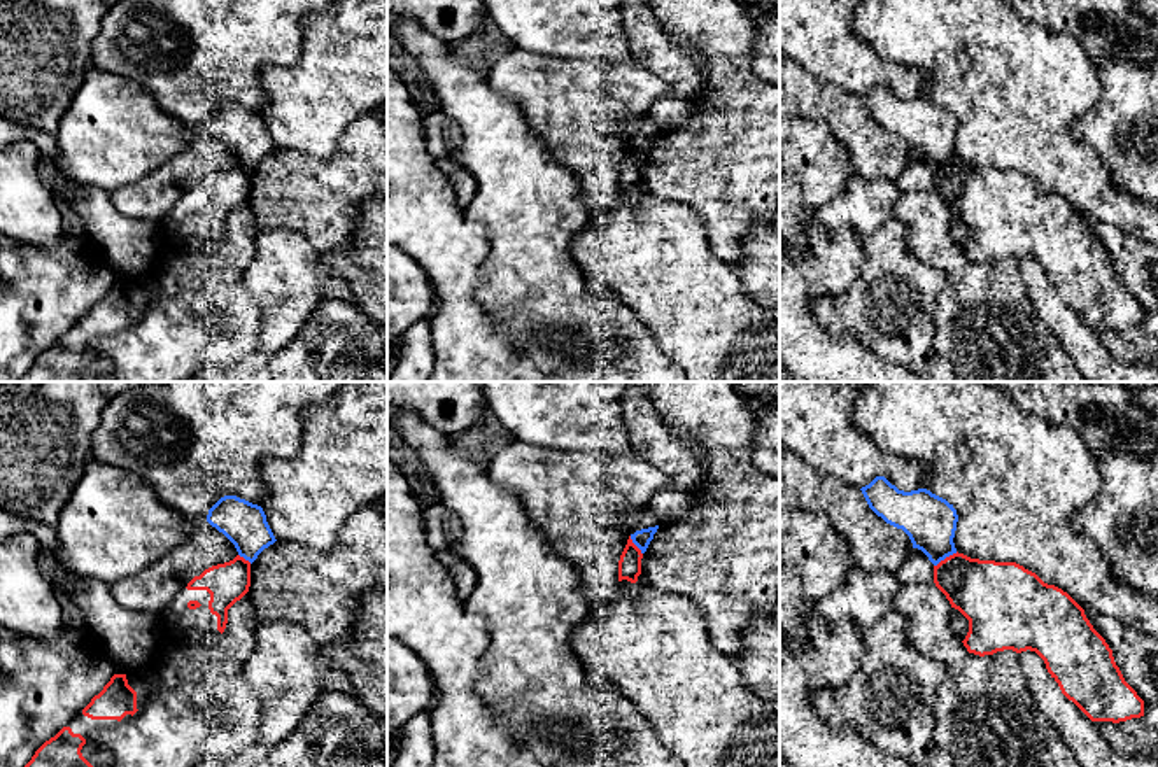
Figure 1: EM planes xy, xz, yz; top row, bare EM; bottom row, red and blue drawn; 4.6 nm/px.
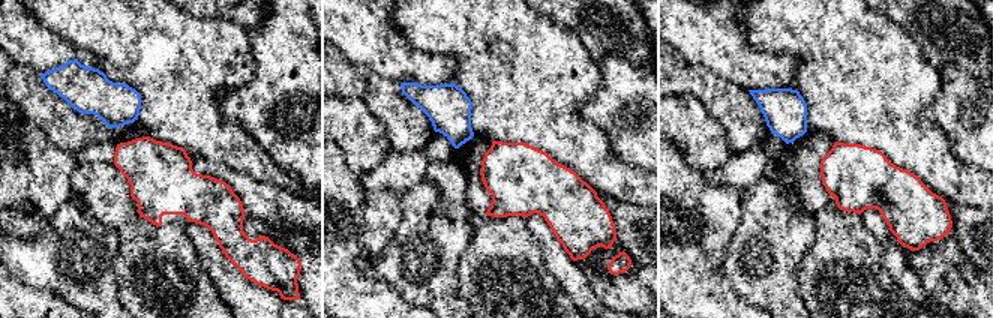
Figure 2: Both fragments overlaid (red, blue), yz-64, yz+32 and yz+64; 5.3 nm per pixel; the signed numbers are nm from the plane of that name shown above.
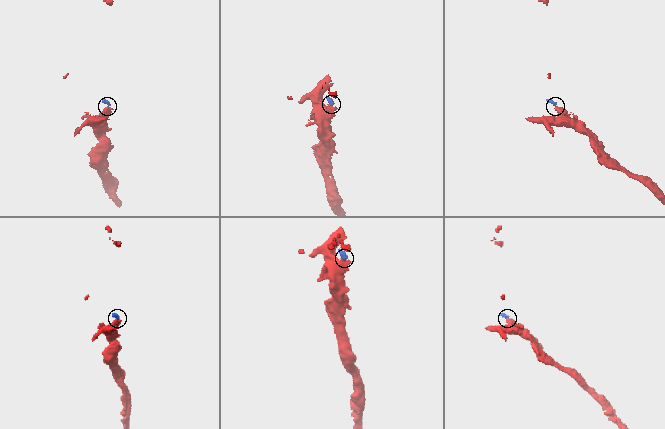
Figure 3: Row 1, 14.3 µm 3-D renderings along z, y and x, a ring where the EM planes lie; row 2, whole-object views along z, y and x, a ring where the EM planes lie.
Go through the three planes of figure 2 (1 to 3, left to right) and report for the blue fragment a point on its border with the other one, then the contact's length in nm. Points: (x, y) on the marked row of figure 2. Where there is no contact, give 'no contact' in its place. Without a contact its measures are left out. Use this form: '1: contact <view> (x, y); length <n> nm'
1: no contact
2: no contact
3: no contact

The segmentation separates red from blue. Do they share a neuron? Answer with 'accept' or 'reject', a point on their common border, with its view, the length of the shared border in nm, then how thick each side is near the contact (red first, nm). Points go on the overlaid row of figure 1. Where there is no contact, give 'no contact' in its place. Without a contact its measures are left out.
reject; meets red in yz at (946, 557); contact 130 nm long; 300 nm thick on the red side, 240 nm on the other

